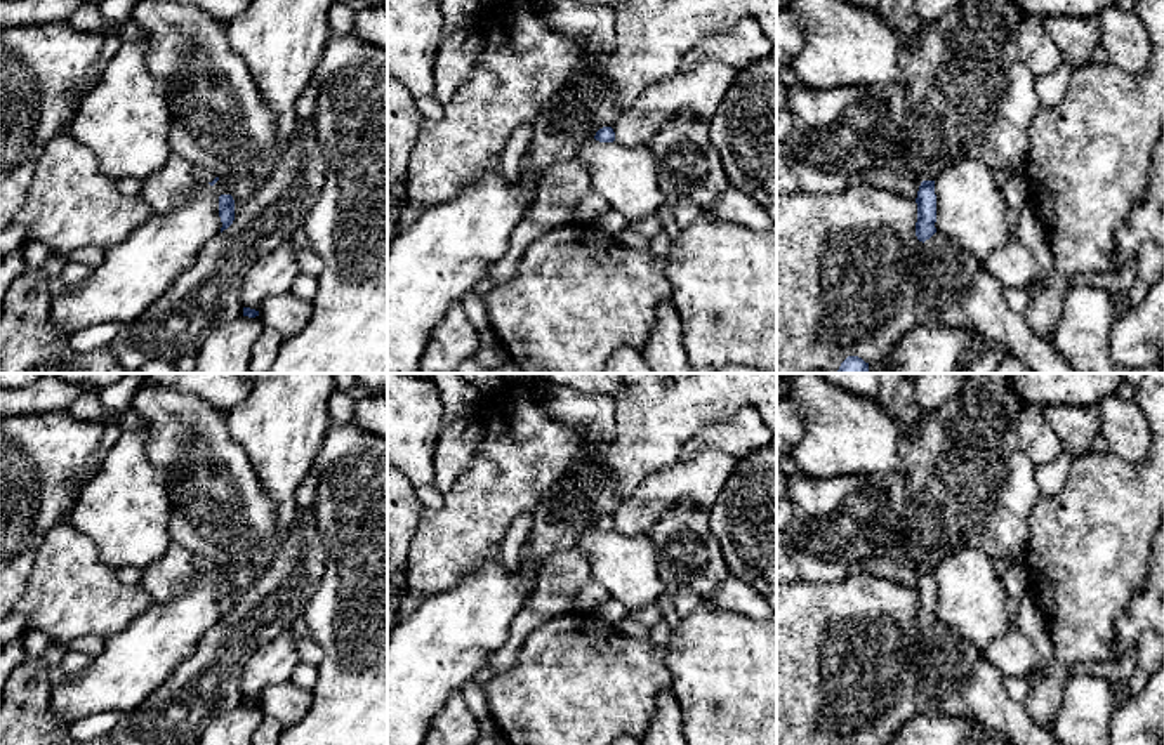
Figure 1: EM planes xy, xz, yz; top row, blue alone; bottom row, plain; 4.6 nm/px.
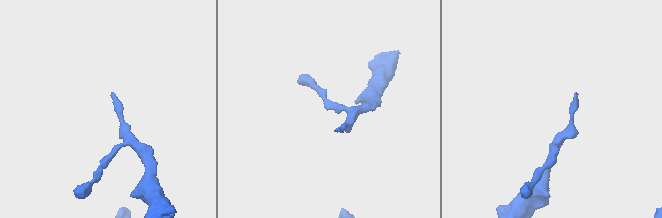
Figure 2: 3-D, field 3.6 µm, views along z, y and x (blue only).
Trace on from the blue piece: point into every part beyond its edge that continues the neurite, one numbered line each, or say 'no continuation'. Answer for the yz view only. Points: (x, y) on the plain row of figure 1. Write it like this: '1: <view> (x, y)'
no continuation

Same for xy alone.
1: xy (202, 565)

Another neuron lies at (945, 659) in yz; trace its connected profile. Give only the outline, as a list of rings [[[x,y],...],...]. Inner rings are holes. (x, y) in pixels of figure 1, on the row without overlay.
[[[938,620],[924,630],[917,656],[917,712],[971,721],[971,745],[980,743],[983,728],[961,695],[961,681],[969,676],[980,656],[971,643]]]

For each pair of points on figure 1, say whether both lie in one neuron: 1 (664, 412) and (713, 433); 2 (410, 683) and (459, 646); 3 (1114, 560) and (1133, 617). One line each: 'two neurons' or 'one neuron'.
1: two neurons
2: one neuron
3: two neurons

